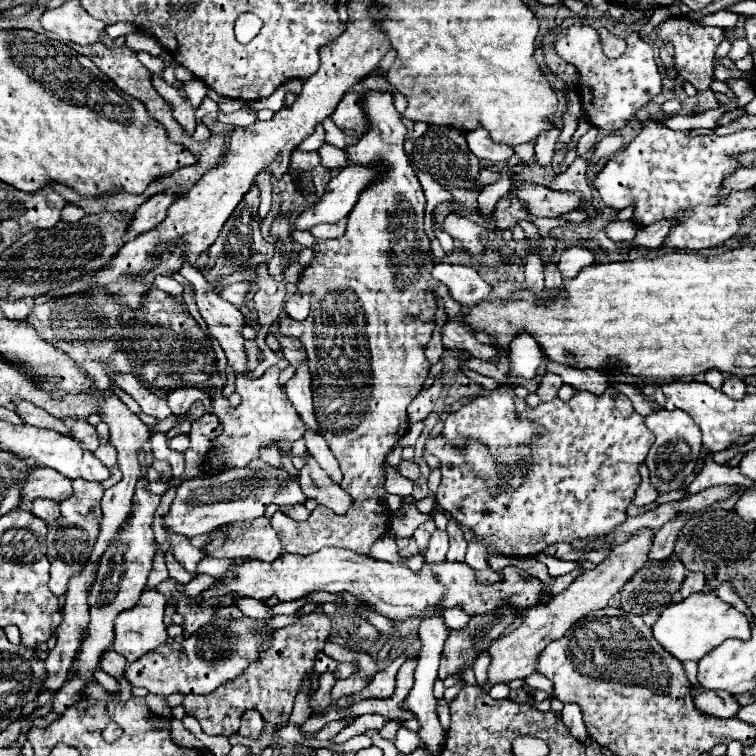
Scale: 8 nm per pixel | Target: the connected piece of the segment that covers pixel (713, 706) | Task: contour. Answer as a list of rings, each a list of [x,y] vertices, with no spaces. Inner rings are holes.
[[[702,690],[700,694],[696,694],[694,698],[698,710],[718,716],[718,718],[732,718],[736,716],[740,704],[736,700],[736,696],[724,692],[724,690]]]

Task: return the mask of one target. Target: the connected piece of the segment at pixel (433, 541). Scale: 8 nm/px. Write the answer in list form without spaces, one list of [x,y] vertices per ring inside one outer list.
[[[436,530],[430,538],[430,544],[428,544],[424,558],[428,562],[442,562],[446,558],[446,552],[448,552],[448,532]]]

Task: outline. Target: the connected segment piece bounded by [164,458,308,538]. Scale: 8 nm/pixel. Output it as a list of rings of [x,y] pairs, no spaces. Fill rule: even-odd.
[[[256,458],[246,468],[230,468],[214,476],[198,476],[192,480],[184,480],[178,486],[170,514],[164,520],[164,528],[192,538],[226,524],[234,524],[238,520],[244,522],[260,518],[264,516],[270,504],[276,504],[280,508],[292,508],[304,504],[306,500],[308,498],[302,492],[296,476],[290,476],[280,468],[272,468],[260,458]]]

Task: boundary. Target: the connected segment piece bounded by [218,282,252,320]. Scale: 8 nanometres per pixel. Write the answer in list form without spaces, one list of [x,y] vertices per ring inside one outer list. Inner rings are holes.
[[[234,282],[234,284],[228,284],[228,286],[220,286],[218,294],[224,300],[238,306],[242,310],[242,314],[246,316],[246,320],[250,320],[252,308],[248,306],[248,296],[250,296],[250,284],[248,282]]]

